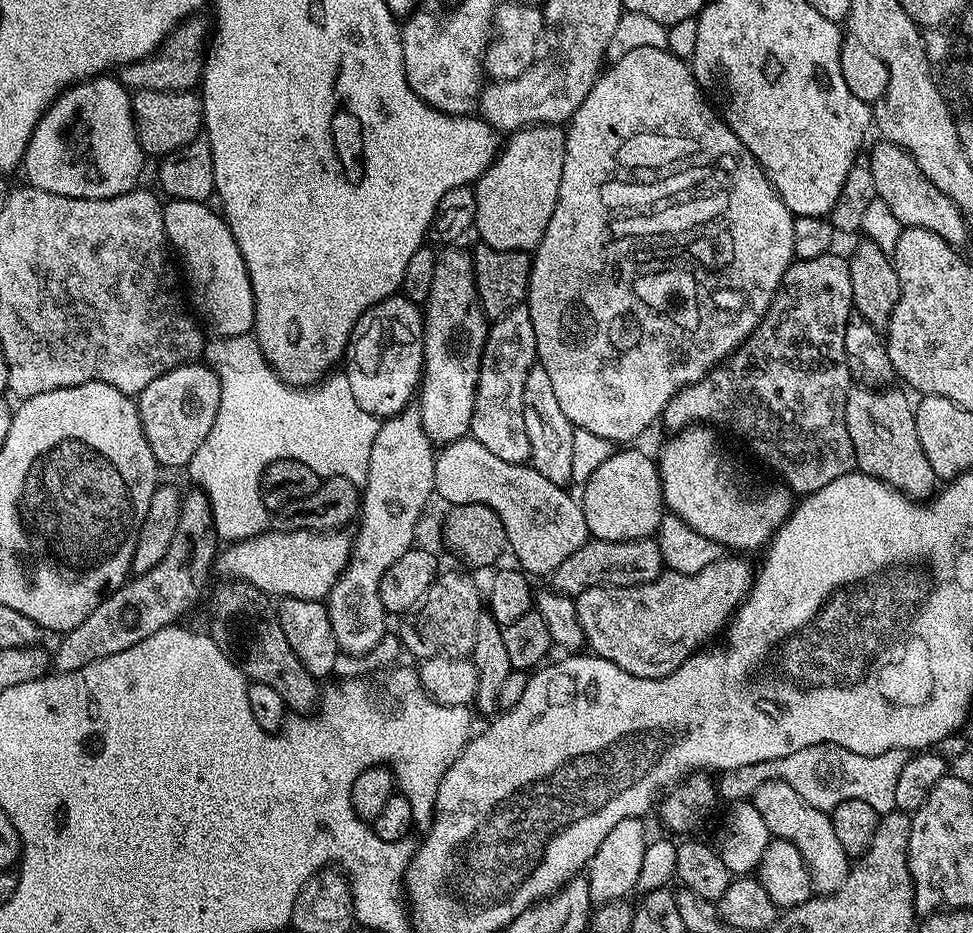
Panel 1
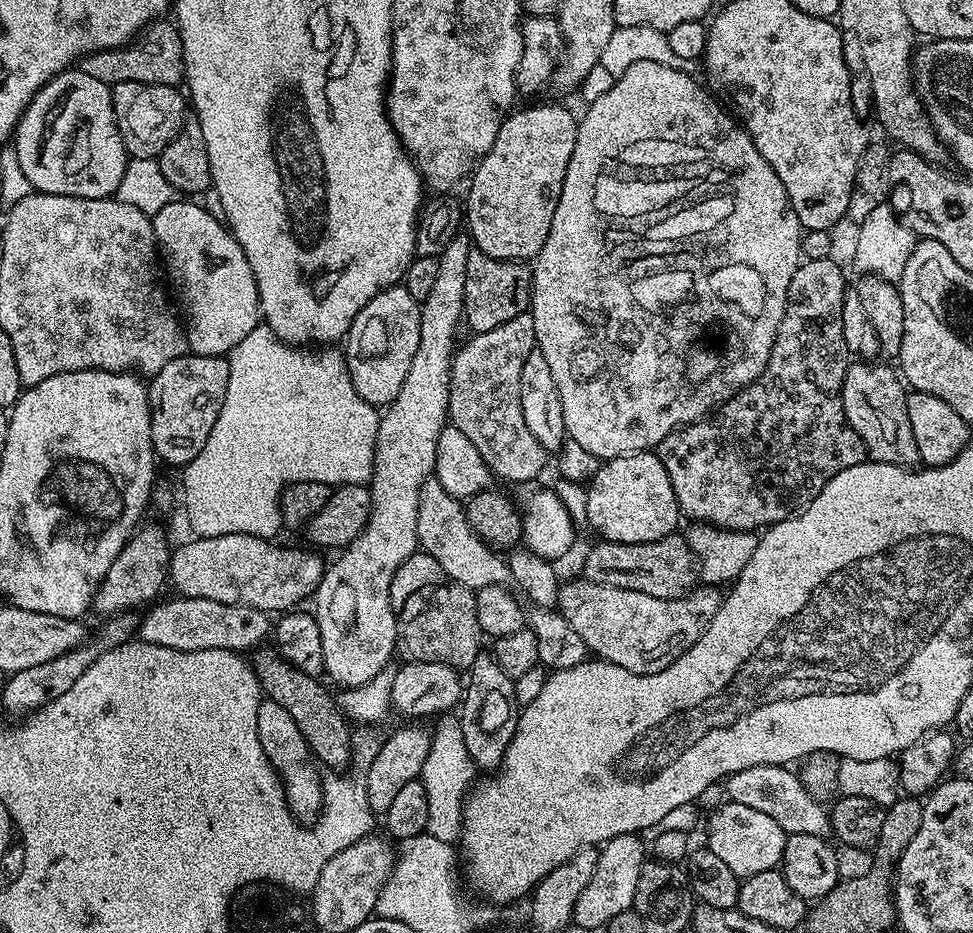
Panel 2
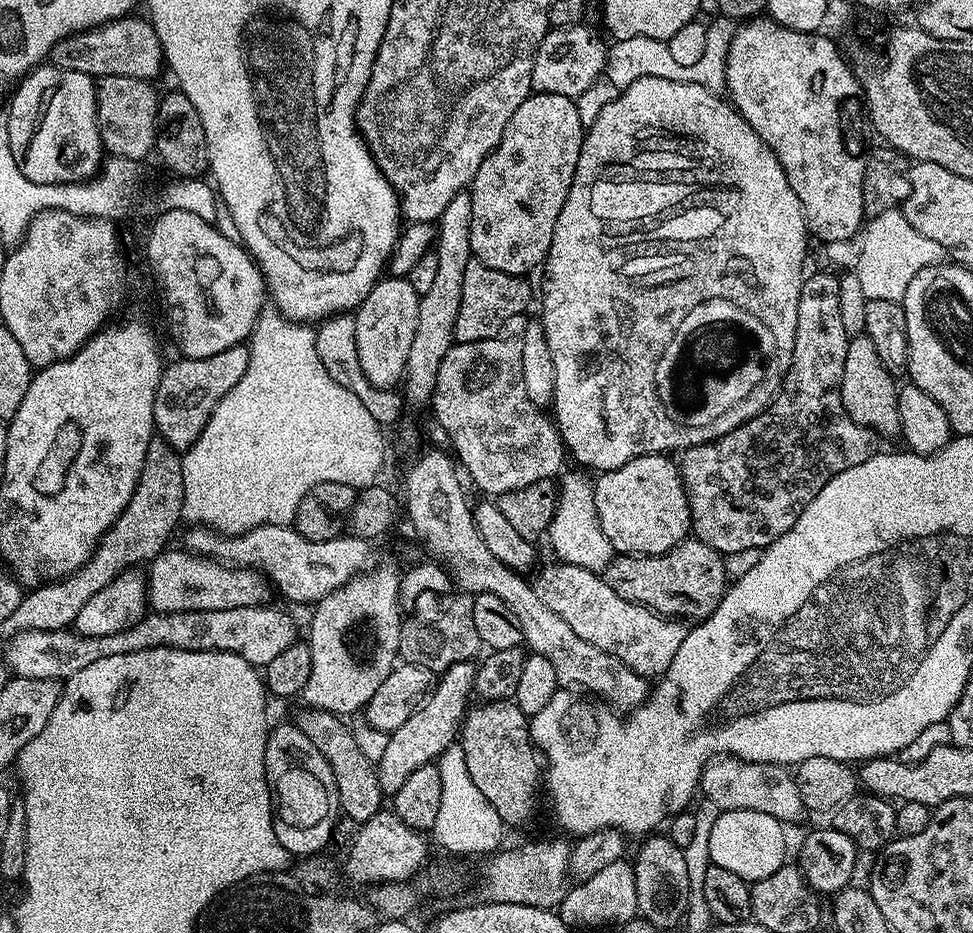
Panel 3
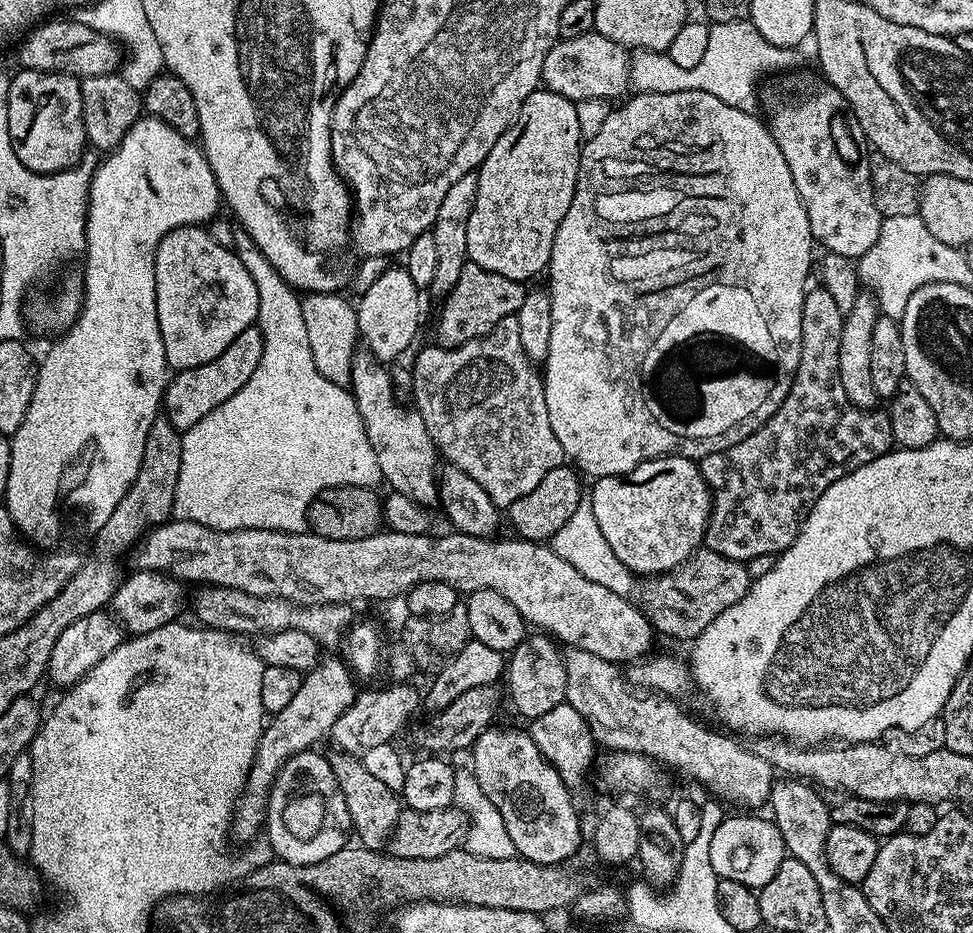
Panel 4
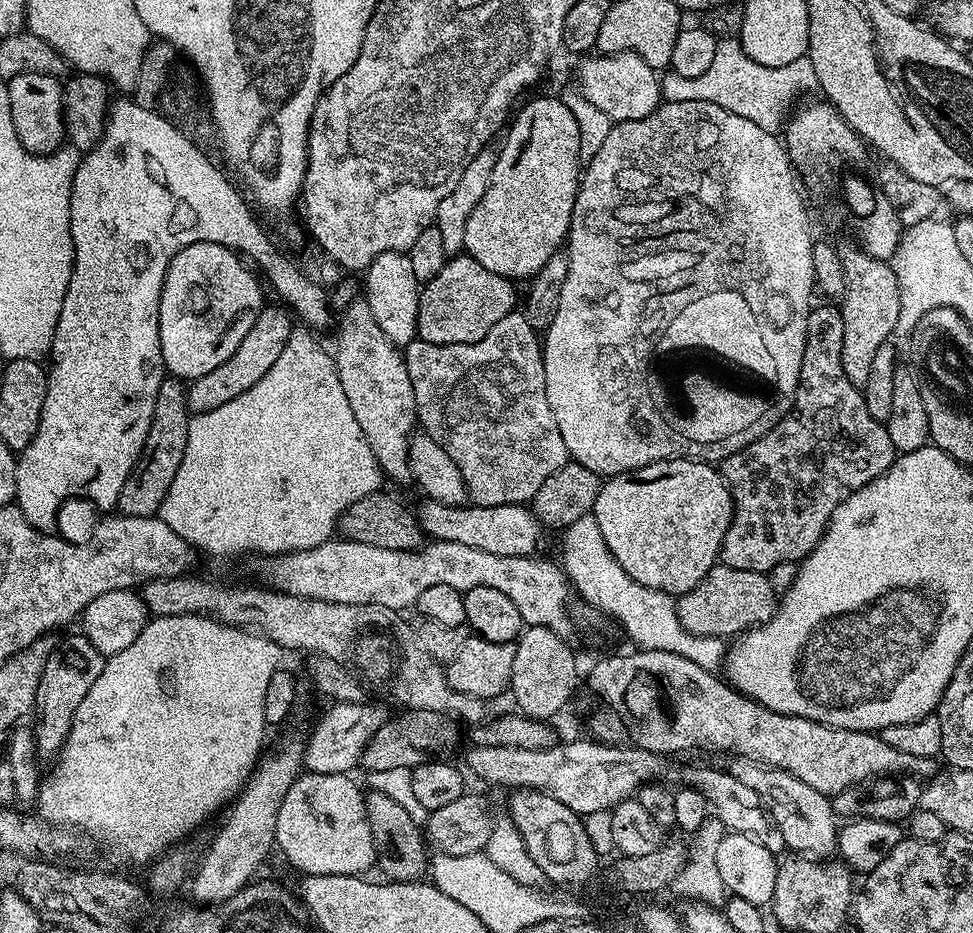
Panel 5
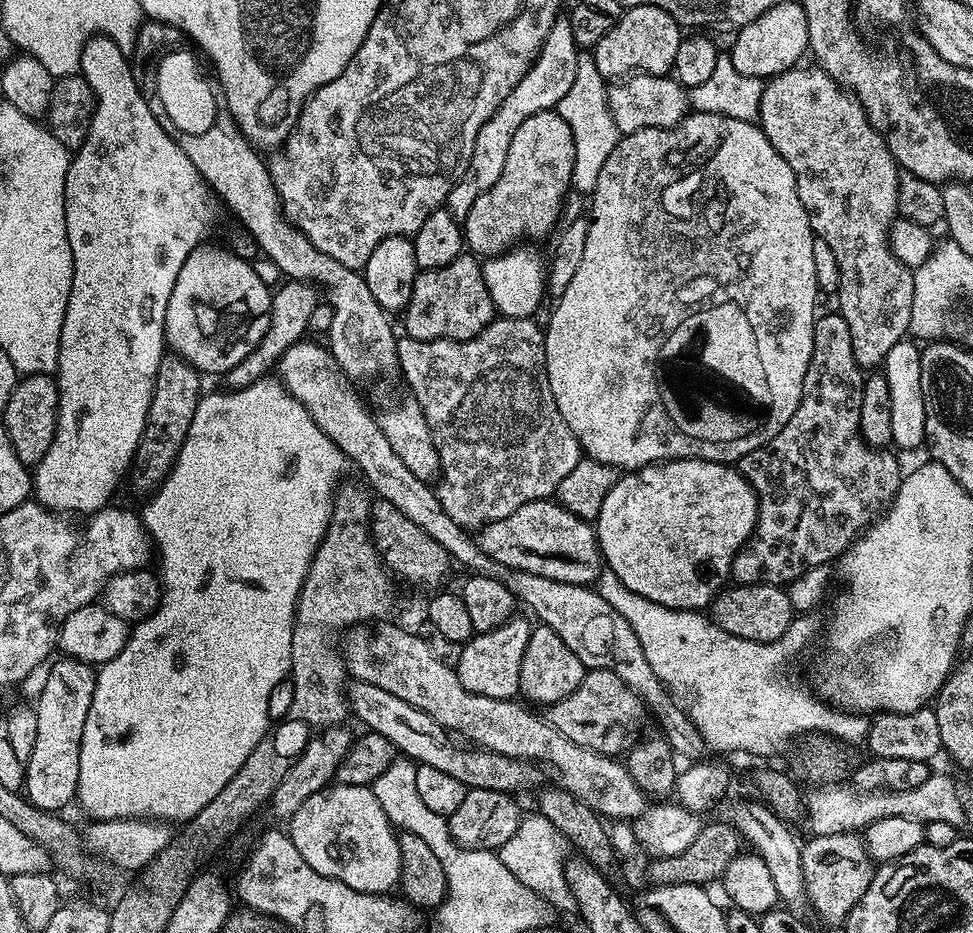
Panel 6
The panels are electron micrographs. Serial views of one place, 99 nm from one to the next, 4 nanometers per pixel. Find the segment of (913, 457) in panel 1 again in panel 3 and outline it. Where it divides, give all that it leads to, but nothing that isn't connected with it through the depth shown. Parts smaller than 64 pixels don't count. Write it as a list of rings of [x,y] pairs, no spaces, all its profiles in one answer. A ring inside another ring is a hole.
[[[866,335],[851,337],[846,350],[846,366],[842,366],[842,406],[846,406],[846,414],[858,422],[858,426],[866,426],[876,431],[877,436],[900,436],[898,422],[898,380],[891,376],[882,366],[878,358],[878,350],[874,342]]]

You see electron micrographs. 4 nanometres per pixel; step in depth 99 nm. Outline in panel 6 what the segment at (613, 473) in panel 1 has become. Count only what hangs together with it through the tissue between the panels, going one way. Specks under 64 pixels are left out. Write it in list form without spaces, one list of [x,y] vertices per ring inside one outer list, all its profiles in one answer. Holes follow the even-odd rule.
[[[665,460],[647,468],[637,468],[627,471],[620,477],[620,483],[614,486],[606,499],[602,501],[602,510],[598,510],[594,521],[596,529],[596,541],[602,549],[602,560],[609,571],[612,571],[629,590],[634,594],[642,594],[642,598],[650,598],[650,602],[658,602],[667,608],[683,608],[691,606],[696,610],[704,610],[711,605],[712,601],[724,591],[732,574],[732,563],[738,554],[738,550],[750,537],[758,518],[758,502],[750,482],[746,482],[744,475],[733,465],[719,464],[713,460]]]

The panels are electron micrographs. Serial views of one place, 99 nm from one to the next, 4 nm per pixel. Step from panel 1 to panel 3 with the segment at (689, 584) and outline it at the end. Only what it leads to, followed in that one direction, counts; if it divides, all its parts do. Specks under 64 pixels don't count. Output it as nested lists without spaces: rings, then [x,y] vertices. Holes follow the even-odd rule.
[[[551,563],[544,569],[541,567],[535,573],[536,580],[531,581],[538,598],[546,602],[546,606],[550,606],[554,614],[559,614],[569,624],[570,630],[578,634],[578,638],[586,638],[590,646],[598,646],[598,650],[618,658],[618,662],[630,666],[630,670],[634,670],[639,676],[663,676],[670,662],[674,662],[674,654],[678,654],[678,646],[682,646],[682,638],[686,638],[688,628],[680,625],[683,623],[679,619],[659,616],[645,604],[618,598],[618,594],[610,590],[603,575],[582,566]]]

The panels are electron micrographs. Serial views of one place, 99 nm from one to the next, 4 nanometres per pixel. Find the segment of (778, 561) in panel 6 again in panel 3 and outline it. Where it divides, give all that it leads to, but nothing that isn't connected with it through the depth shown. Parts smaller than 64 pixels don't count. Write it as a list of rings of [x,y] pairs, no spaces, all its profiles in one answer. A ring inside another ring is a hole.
[[[816,272],[813,276],[812,273],[805,275],[804,285],[798,298],[798,330],[794,338],[794,354],[790,362],[790,370],[784,376],[783,388],[768,403],[766,410],[762,410],[757,416],[750,418],[730,434],[693,448],[683,449],[681,456],[684,457],[679,457],[678,467],[680,477],[684,479],[684,489],[688,495],[688,505],[692,515],[691,531],[694,533],[695,539],[706,542],[706,546],[710,546],[721,554],[747,550],[751,547],[765,549],[778,538],[782,538],[782,534],[786,534],[786,530],[790,530],[794,526],[794,522],[798,522],[804,507],[816,497],[818,490],[822,490],[822,486],[826,486],[826,482],[830,482],[830,478],[842,474],[842,470],[850,470],[850,466],[862,466],[862,462],[866,462],[871,456],[881,451],[882,440],[881,437],[877,436],[876,431],[866,426],[858,426],[858,422],[854,422],[854,418],[850,418],[850,414],[846,414],[846,406],[842,406],[842,394],[840,393],[842,366],[846,366],[846,350],[849,339],[850,337],[846,334],[846,326],[842,326],[842,313],[838,306],[837,277],[831,276],[828,272]]]

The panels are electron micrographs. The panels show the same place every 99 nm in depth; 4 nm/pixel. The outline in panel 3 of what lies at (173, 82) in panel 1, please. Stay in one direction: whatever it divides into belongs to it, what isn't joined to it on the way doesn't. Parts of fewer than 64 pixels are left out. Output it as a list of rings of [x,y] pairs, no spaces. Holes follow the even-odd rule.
[[[129,14],[120,20],[112,20],[97,28],[62,38],[62,42],[52,48],[50,60],[57,68],[78,70],[78,74],[93,78],[121,76],[155,81],[156,75],[166,68],[162,42],[158,42],[158,34],[152,21],[147,18],[139,20],[136,14]]]

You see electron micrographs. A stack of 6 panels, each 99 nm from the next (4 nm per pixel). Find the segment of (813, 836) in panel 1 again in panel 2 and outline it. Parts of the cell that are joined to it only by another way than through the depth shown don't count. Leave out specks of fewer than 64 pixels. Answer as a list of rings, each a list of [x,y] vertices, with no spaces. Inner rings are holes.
[[[763,764],[735,772],[724,784],[727,797],[774,818],[787,835],[802,833],[825,837],[831,831],[831,817],[825,805],[808,792],[792,770],[785,765]]]

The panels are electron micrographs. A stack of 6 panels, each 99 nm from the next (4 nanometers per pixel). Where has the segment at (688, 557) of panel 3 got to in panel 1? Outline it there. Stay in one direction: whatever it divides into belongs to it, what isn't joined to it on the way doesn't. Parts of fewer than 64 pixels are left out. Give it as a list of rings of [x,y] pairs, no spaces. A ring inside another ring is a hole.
[[[589,538],[574,554],[550,575],[551,591],[564,596],[581,596],[591,588],[625,588],[645,584],[665,571],[663,556],[655,539],[647,540],[597,540]]]

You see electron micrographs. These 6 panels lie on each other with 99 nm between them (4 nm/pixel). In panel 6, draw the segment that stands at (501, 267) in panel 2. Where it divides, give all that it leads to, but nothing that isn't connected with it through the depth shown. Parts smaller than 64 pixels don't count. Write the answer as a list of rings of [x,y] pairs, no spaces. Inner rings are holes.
[[[462,254],[441,268],[417,271],[410,302],[402,313],[402,332],[415,340],[469,340],[497,316],[490,290],[486,290],[481,261],[475,255]]]

